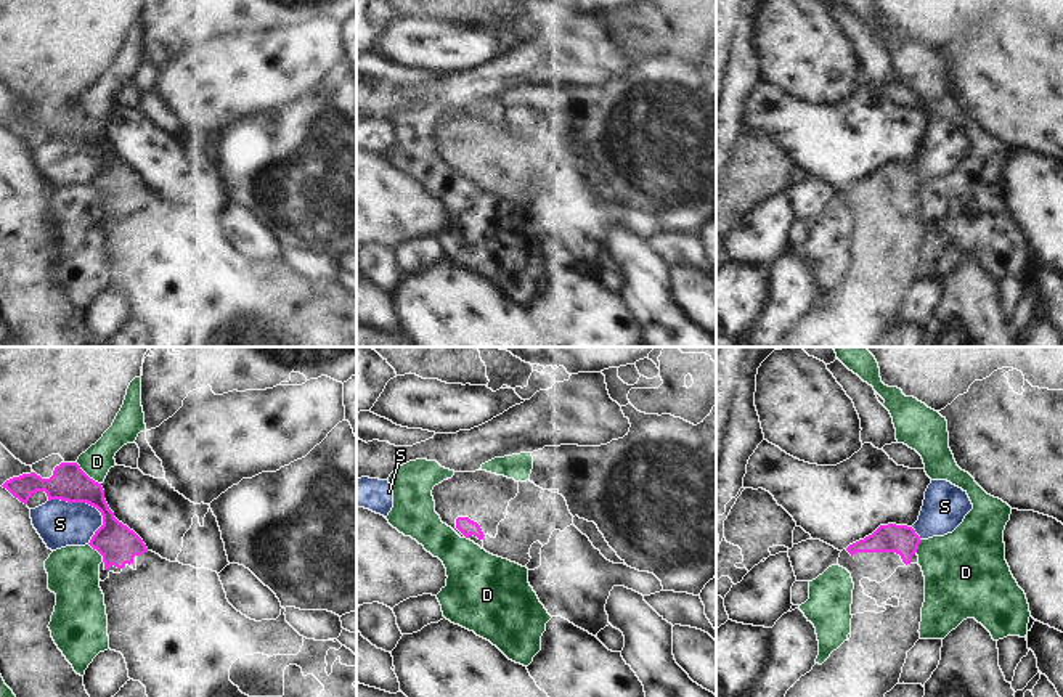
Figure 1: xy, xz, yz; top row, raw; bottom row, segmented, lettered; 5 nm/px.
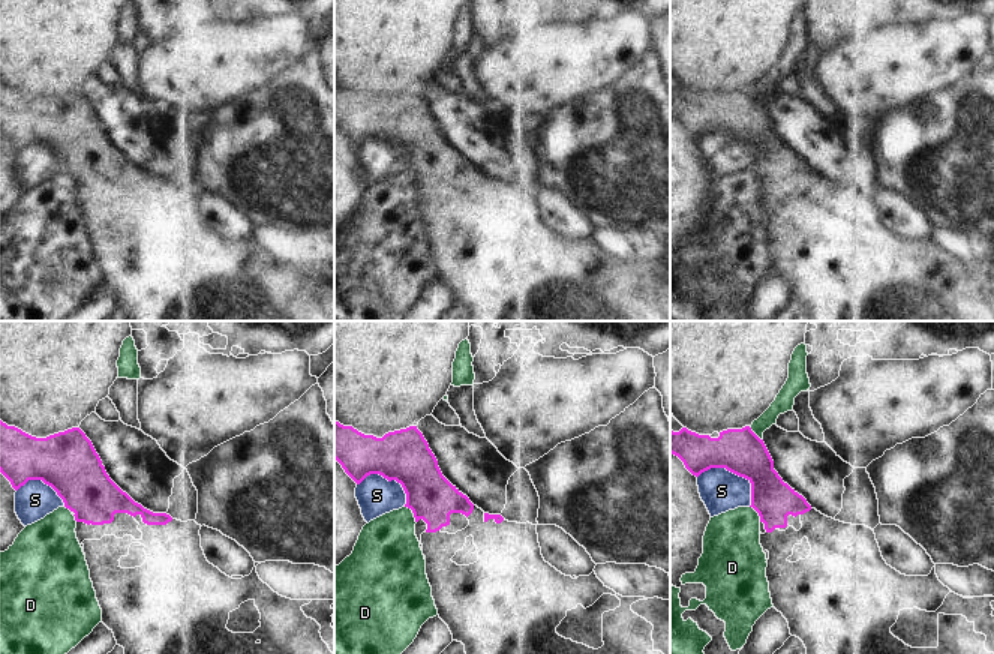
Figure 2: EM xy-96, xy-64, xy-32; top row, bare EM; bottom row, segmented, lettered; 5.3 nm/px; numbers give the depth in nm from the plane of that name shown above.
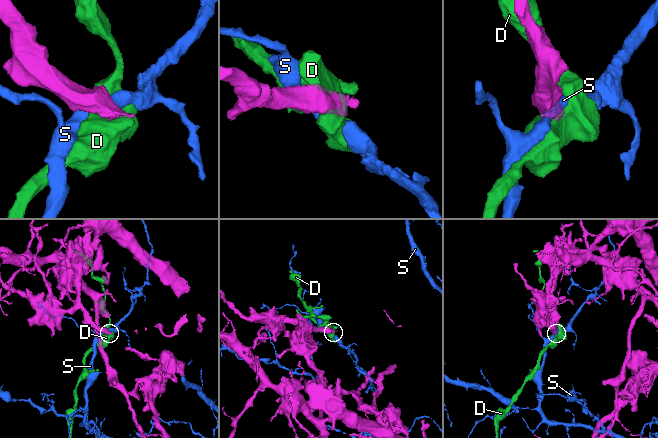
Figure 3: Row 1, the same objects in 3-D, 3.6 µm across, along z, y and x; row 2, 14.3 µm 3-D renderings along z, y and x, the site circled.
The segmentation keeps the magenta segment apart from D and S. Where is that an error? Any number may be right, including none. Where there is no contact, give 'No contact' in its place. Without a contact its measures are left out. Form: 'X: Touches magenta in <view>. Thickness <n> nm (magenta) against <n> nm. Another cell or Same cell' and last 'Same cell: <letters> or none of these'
D: Touches magenta in xy. Thickness 180 nm (magenta) against 150 nm. Another cell
S: Touches magenta in xy. Thickness 190 nm (magenta) against 240 nm. Another cell
Same cell: none of these

